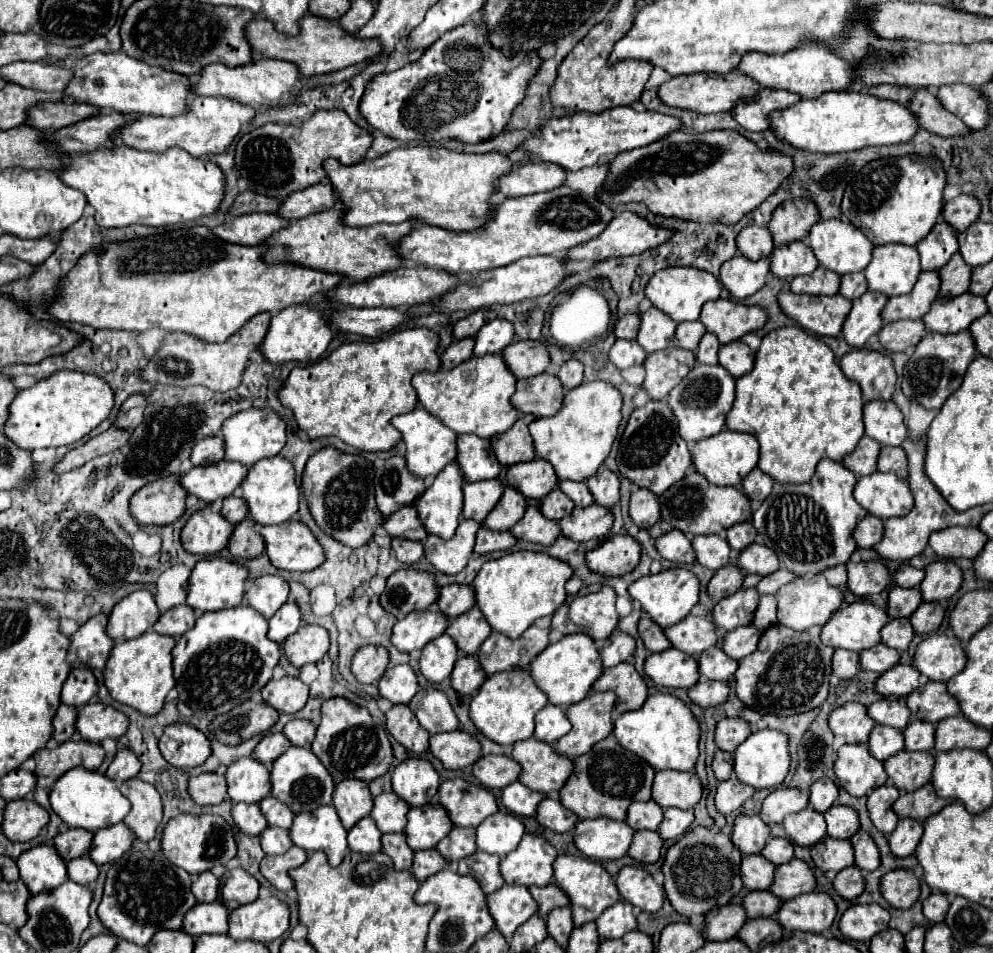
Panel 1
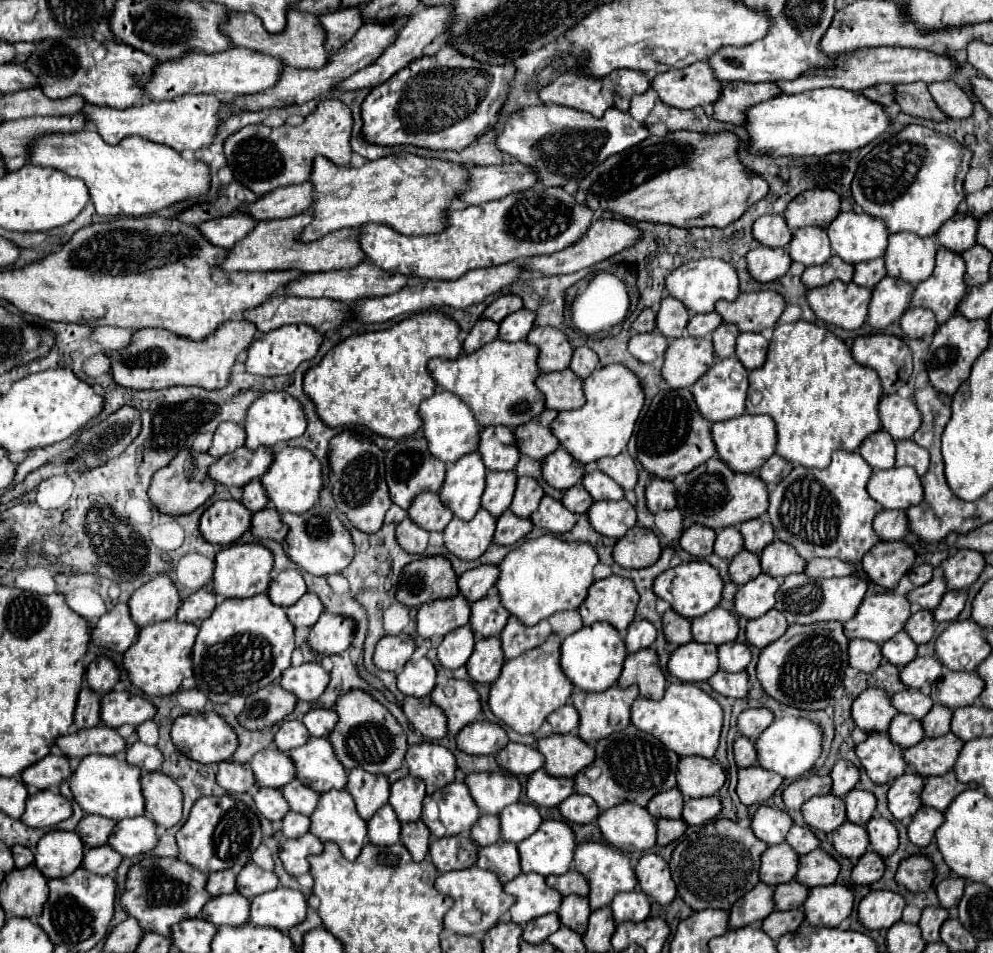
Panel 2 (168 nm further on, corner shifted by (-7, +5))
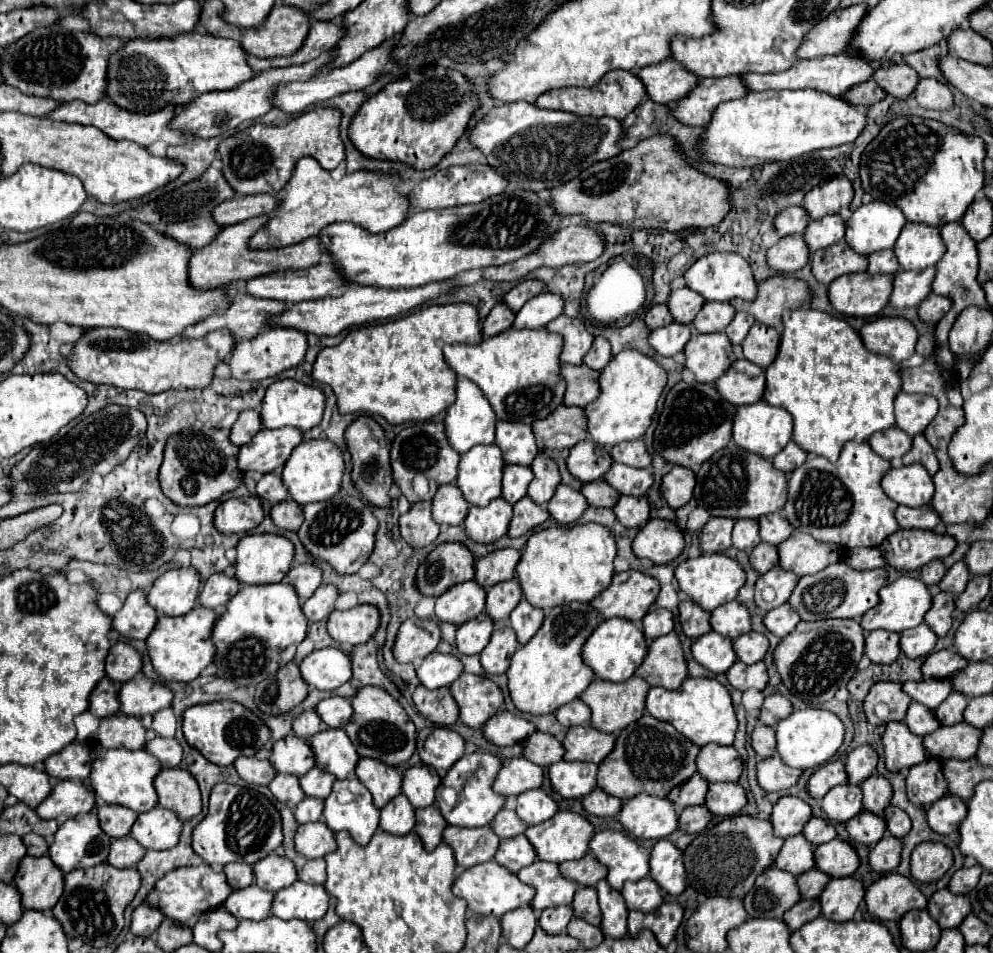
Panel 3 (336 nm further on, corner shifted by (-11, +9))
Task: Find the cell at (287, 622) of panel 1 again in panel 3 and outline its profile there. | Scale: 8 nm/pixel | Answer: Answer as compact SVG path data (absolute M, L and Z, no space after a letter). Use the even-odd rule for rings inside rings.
M320 585L310 599L302 603L302 611L306 619L312 621L324 621L334 611L334 601L338 597L338 589L334 585Z

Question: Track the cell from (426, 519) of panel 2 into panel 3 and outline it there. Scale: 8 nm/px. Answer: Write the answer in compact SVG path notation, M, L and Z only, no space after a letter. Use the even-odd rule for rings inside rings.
M456 485L438 487L432 499L432 519L438 525L460 525L466 517L468 503L462 499L462 493Z

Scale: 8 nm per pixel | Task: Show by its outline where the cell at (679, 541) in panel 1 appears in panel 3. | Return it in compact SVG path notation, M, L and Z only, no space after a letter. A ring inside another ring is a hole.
M712 517L698 533L702 549L706 553L724 553L732 545L732 541L730 541L732 527L734 527L732 519Z

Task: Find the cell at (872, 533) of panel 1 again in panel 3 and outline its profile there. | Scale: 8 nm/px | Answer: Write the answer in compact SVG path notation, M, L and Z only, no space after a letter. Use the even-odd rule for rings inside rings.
M900 505L896 509L896 521L902 529L936 529L940 519L934 515L934 509L924 507L906 507Z

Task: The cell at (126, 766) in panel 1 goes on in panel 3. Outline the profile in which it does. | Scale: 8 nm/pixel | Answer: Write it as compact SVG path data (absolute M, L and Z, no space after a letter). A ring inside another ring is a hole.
M154 737L146 741L144 747L150 755L154 755L162 767L178 767L182 759L182 747L176 739L164 739L164 737Z

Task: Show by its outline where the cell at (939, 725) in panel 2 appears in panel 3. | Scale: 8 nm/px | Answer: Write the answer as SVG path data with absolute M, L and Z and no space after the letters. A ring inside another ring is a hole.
M952 691L944 703L934 711L934 715L938 717L940 725L956 725L962 721L962 713L966 709L966 697L958 695L956 691Z

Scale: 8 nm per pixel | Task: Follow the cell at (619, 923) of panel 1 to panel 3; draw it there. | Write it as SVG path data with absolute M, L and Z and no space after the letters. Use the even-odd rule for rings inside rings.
M644 877L642 881L626 881L622 887L622 897L630 911L640 911L644 915L652 913L662 901L660 887L654 883L652 877Z

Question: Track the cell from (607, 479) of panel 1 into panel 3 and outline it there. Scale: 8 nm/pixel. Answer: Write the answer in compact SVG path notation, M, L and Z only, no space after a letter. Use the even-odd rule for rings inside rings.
M642 439L618 443L616 447L612 447L610 457L612 457L612 461L624 463L628 467L638 467L638 469L648 469L650 467L650 455L648 455Z

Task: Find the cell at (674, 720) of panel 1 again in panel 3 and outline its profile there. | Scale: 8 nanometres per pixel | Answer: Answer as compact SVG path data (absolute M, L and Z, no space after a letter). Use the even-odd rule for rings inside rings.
M688 677L676 691L652 687L646 697L646 711L652 717L670 723L678 733L682 733L686 739L690 739L698 747L706 743L732 745L736 725L738 725L728 689L720 685L716 679L706 679L706 677L700 677L700 679Z

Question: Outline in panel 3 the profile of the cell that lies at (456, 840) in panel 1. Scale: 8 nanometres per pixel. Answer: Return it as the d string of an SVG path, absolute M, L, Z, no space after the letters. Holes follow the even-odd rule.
M502 809L494 821L490 823L492 831L500 837L500 839L508 839L508 837L516 837L518 833L526 831L526 825L518 819L518 815L510 809Z

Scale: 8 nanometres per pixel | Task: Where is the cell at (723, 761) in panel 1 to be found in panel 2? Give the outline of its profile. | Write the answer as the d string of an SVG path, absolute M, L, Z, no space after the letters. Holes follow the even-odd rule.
M740 735L734 743L734 757L736 757L736 765L738 767L750 767L756 763L756 753L754 753L754 743Z

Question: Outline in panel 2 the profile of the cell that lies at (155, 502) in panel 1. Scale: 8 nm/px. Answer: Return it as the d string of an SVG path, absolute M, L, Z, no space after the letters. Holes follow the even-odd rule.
M180 449L176 453L176 457L162 467L160 471L154 473L152 477L152 485L148 489L150 501L156 505L156 509L160 509L162 513L168 515L184 515L184 513L192 513L196 511L200 505L204 505L216 491L216 485L208 475L208 467L212 463L216 463L218 459L212 457L210 453L196 453L196 451L188 451L188 449Z

